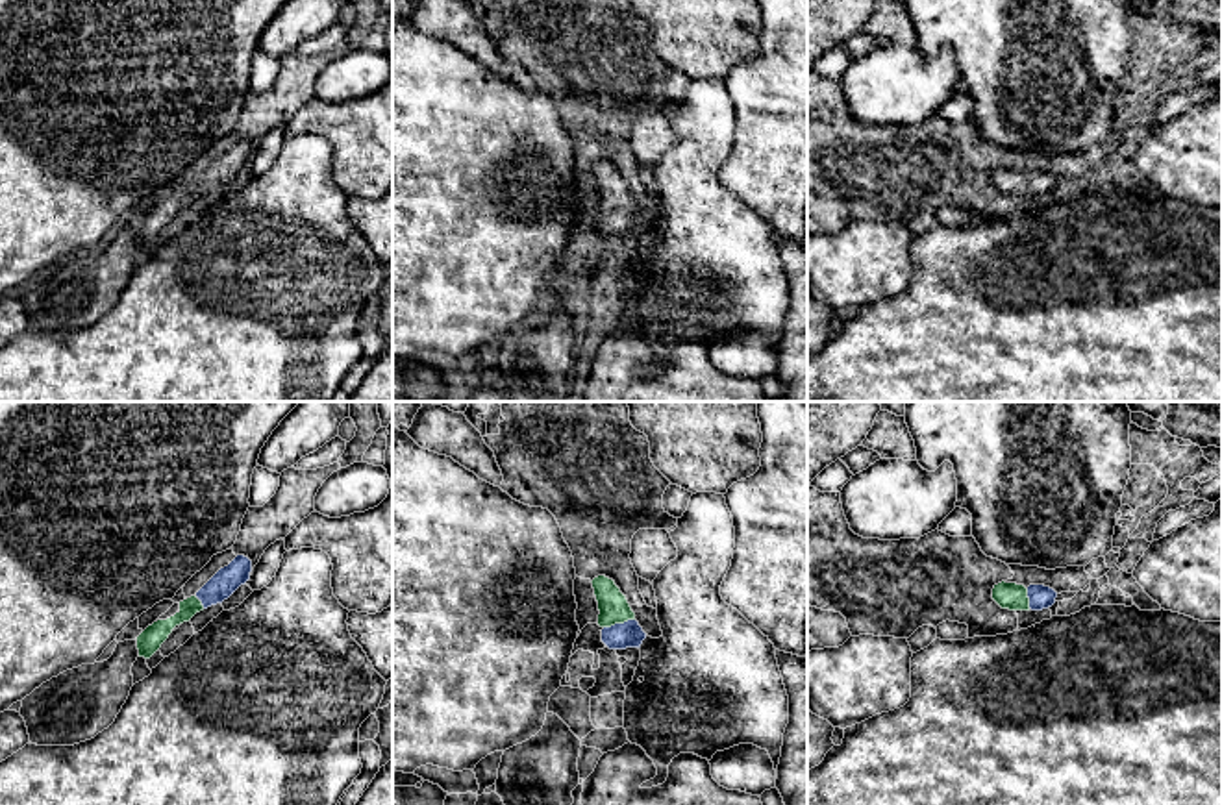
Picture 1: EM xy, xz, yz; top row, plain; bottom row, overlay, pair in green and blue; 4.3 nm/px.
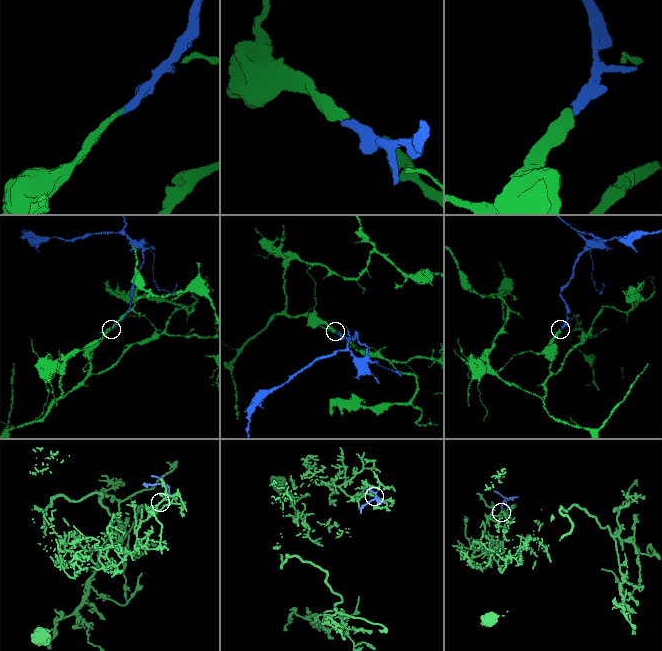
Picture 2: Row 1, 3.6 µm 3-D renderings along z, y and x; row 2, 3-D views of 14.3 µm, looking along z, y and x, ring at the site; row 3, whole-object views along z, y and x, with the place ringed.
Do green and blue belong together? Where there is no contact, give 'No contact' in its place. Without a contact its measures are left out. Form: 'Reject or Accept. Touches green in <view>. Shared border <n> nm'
Accept. Touches green in xz. Shared border 140 nm

